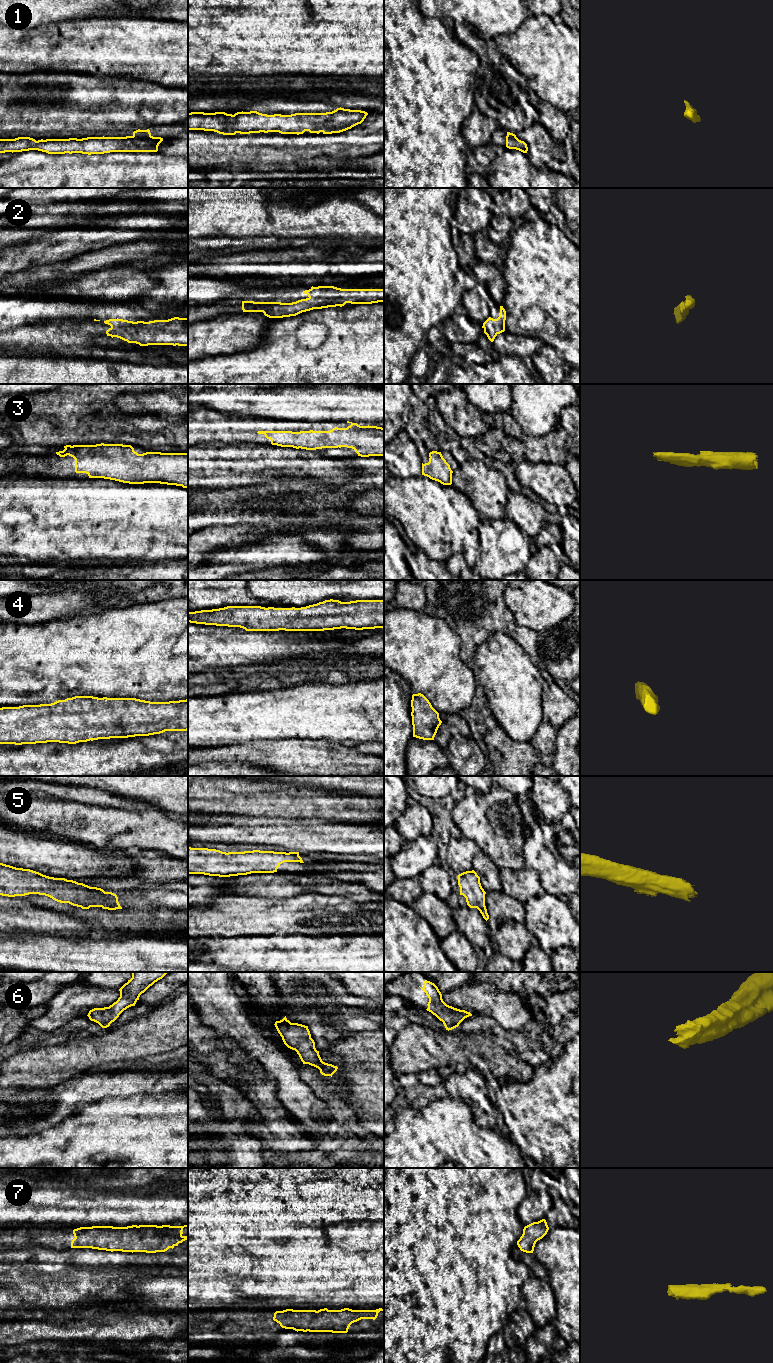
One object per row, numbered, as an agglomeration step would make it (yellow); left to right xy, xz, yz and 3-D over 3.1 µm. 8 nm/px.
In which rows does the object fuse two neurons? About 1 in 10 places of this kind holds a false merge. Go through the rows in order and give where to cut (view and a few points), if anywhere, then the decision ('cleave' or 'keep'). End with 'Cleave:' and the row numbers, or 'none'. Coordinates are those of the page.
1: no cut; keep
2: no cut; keep
3: no cut; keep
4: no cut; keep
5: no cut; keep
6: no cut; keep
7: no cut; keep
Cleave: none

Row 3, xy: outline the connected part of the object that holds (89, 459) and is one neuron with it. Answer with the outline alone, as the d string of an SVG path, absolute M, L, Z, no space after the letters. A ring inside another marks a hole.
M96 444L96 445L66 445L63 451L56 452L60 457L67 455L75 459L75 472L86 473L89 478L104 478L129 484L160 483L182 486L188 489L188 453L146 452L138 454L131 445Z

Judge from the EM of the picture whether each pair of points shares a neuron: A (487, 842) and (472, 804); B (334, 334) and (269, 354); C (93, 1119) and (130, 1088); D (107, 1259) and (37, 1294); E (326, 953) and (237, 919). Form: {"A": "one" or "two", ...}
{"A": "one", "B": "one", "C": "two", "D": "two", "E": "two"}

